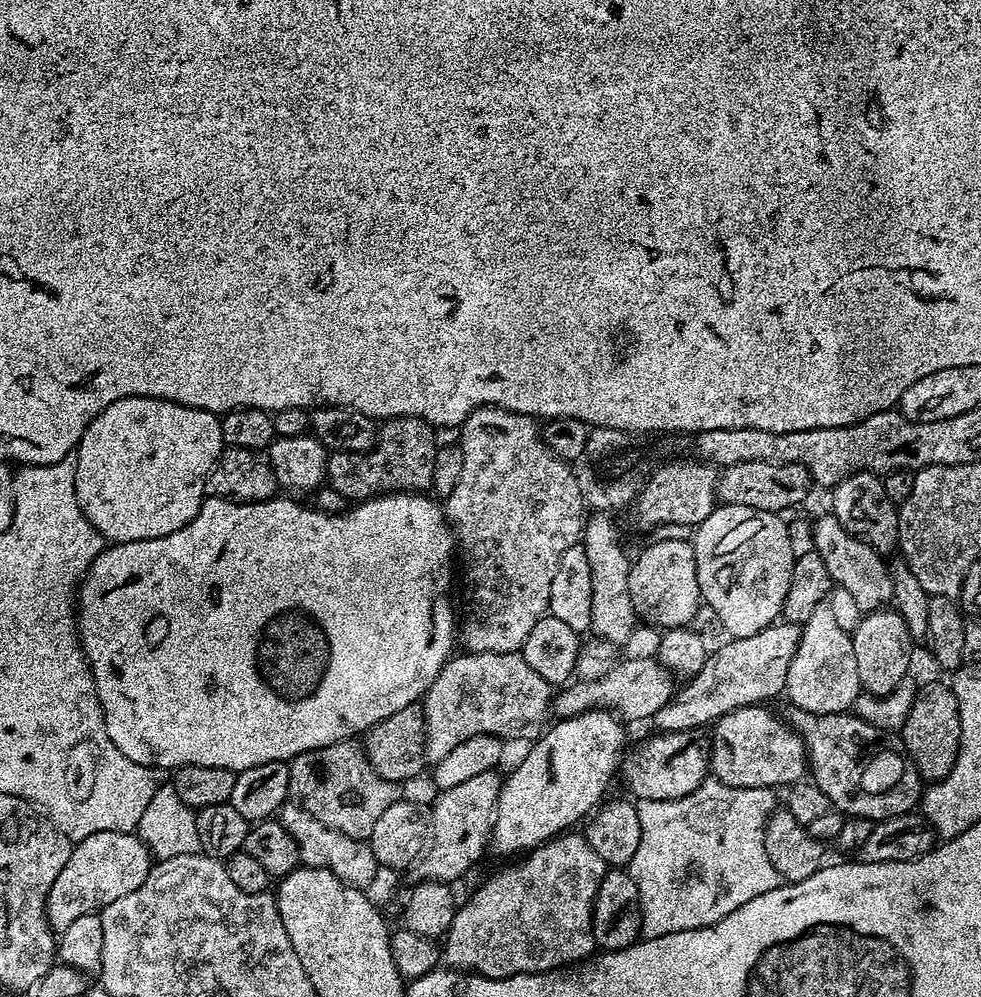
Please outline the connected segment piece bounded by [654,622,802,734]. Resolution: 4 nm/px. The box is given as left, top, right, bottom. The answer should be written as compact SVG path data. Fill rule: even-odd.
M777 622L770 625L766 630L758 634L750 634L750 638L732 638L720 649L715 649L714 655L707 664L698 670L696 676L687 681L684 689L677 691L673 699L669 700L662 710L658 710L654 717L656 728L661 733L684 732L691 733L691 728L700 728L703 724L711 725L713 722L725 716L727 712L733 712L739 708L748 708L751 704L768 702L771 696L776 696L785 691L788 687L788 675L790 674L791 663L794 662L796 651L798 650L801 625L787 622Z

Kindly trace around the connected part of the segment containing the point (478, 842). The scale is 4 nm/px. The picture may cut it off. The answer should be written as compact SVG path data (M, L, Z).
M493 770L478 774L459 786L443 789L440 797L431 801L432 835L430 847L422 860L423 875L427 879L456 882L459 876L466 875L483 858L484 851L489 851L492 823L496 820L496 803L502 785L502 776L498 773Z

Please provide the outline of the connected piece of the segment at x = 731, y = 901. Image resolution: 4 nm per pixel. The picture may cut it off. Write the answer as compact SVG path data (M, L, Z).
M708 778L688 796L676 800L640 800L636 804L642 838L638 850L634 850L630 871L640 895L640 931L647 939L657 940L682 930L711 928L722 918L734 914L738 906L746 906L746 902L780 887L778 870L774 870L774 862L770 862L770 854L766 854L761 824L770 815L769 809L764 809L768 796L767 788L731 788L720 780Z

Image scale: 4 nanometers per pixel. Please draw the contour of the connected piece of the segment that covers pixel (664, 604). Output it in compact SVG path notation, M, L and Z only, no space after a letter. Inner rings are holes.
M655 539L629 567L630 600L636 615L660 627L683 628L691 625L699 608L702 608L700 587L697 580L697 560L689 539Z

